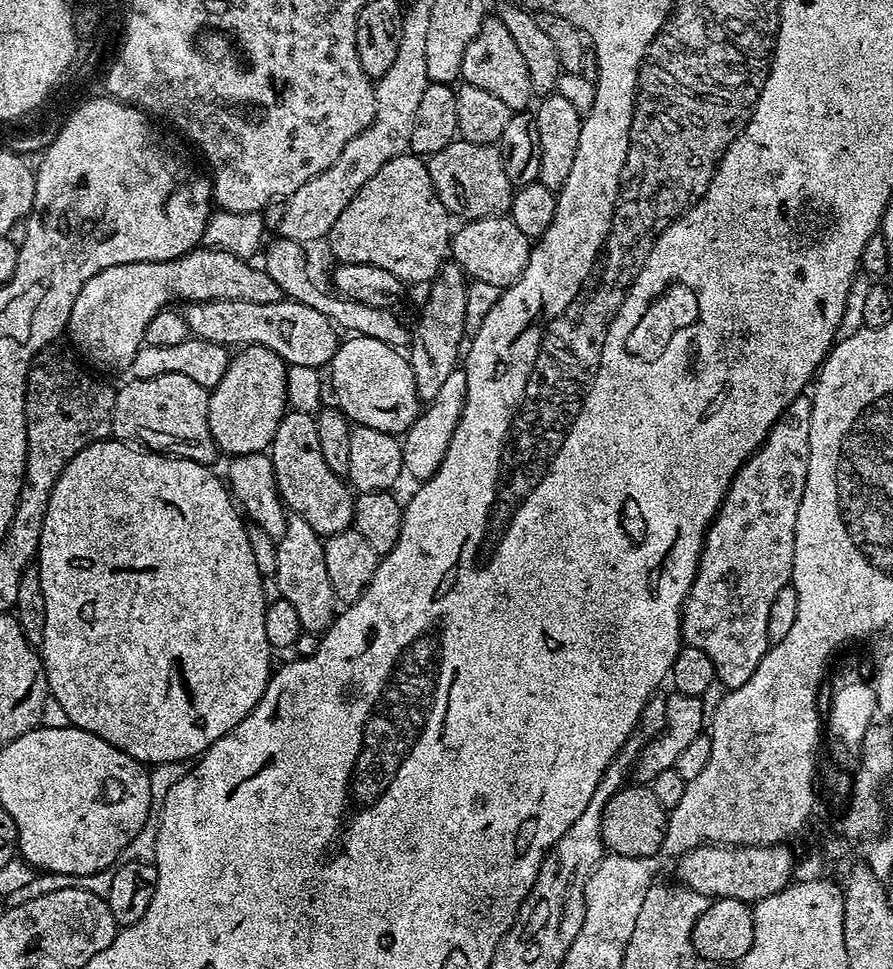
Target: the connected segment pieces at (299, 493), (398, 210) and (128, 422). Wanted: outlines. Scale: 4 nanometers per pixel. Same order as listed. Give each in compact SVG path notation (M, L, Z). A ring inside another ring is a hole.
M295 410L285 411L284 417L278 422L278 428L274 430L274 438L270 449L272 458L272 473L276 479L276 489L280 492L280 499L284 501L284 507L291 515L304 519L309 524L310 530L317 532L321 538L327 538L338 534L340 531L346 531L353 527L356 518L356 501L354 492L351 487L341 477L334 474L334 470L330 470L330 466L326 466L326 458L322 458L322 446L318 446L318 426L316 425L316 417L311 412L297 412Z
M415 154L396 156L338 214L338 222L334 222L332 231L326 237L326 244L332 247L332 252L339 263L366 262L366 266L379 266L382 270L390 270L394 278L403 280L405 285L423 285L431 281L432 277L440 271L441 264L445 263L450 252L450 213L442 206L434 186L430 182L427 163Z
M158 374L158 378L129 379L127 383L119 385L112 411L112 436L115 439L135 442L166 456L181 456L199 464L215 465L218 449L210 434L208 421L209 389L198 386L198 382L194 382L194 378L186 378L186 374Z

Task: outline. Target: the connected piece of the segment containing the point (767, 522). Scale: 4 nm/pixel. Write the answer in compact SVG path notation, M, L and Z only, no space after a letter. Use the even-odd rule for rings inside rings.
M801 394L794 398L794 402L788 404L787 410L774 422L774 426L768 432L768 436L760 448L743 466L734 474L734 478L728 487L728 493L724 495L724 501L720 503L720 509L712 520L712 525L704 534L704 548L700 551L700 564L696 567L696 577L692 583L692 590L684 600L684 608L680 611L680 634L683 643L689 648L702 650L710 662L714 662L716 678L724 684L725 689L731 690L742 686L754 670L758 670L758 662L766 655L770 647L770 641L766 634L766 618L770 618L770 606L774 603L774 594L782 590L792 579L792 567L794 566L794 530L798 522L798 506L802 502L802 490L806 490L806 462L810 458L810 414L812 413L812 401L807 395Z

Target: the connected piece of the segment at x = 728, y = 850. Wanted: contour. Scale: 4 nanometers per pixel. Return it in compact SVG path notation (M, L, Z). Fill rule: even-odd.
M701 843L699 848L688 848L676 864L675 879L684 887L709 898L734 898L755 902L778 894L794 876L794 859L784 844L746 844L729 846Z

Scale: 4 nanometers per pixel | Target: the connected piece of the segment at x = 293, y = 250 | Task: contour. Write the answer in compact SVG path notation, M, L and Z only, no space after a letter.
M281 236L274 238L272 241L269 239L263 249L262 257L264 256L264 261L262 261L262 267L287 299L298 301L304 306L313 307L341 331L346 330L345 332L350 334L378 338L379 341L386 342L392 348L401 350L411 345L411 329L400 322L395 311L388 308L366 306L365 303L354 302L352 299L337 297L333 293L329 292L328 294L320 290L312 280L308 270L305 247L292 239Z

